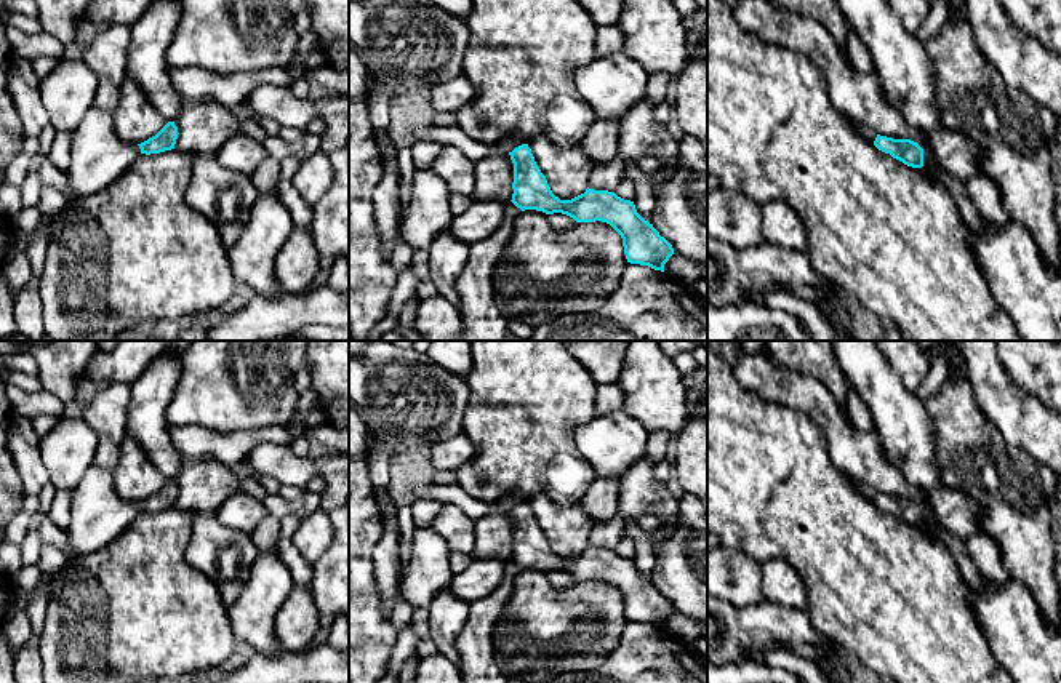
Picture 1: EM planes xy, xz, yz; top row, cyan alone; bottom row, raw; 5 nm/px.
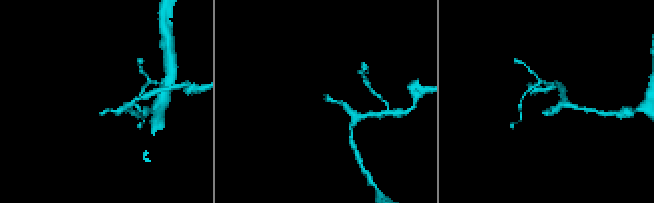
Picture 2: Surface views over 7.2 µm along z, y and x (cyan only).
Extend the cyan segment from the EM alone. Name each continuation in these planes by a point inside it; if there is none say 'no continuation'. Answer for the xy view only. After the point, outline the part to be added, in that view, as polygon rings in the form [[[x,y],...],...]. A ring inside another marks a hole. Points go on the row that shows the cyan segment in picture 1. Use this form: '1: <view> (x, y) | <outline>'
1: xy (98, 157) | [[[91,109],[74,131],[69,190],[82,198],[115,182],[139,157],[138,144],[123,142],[114,128],[114,115]]]

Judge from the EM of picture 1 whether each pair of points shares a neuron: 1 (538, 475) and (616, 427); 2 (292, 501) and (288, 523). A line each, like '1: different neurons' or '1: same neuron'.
1: different neurons
2: different neurons

